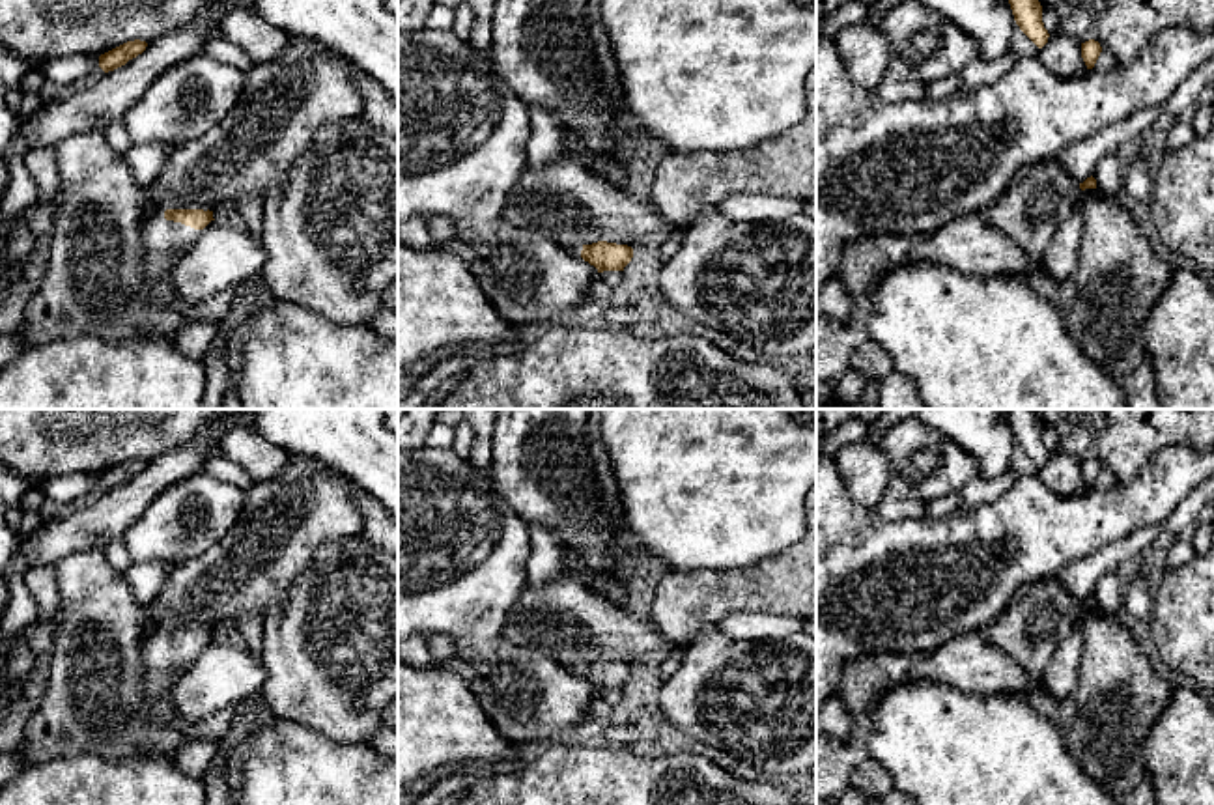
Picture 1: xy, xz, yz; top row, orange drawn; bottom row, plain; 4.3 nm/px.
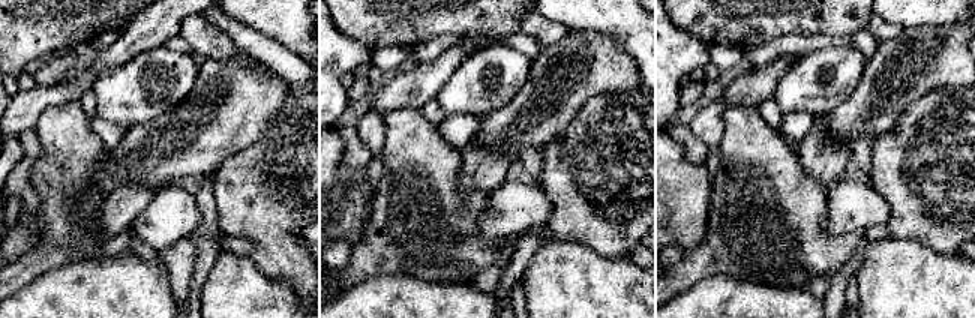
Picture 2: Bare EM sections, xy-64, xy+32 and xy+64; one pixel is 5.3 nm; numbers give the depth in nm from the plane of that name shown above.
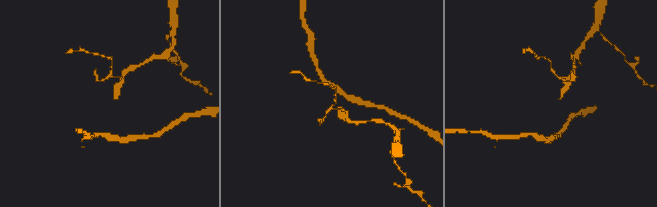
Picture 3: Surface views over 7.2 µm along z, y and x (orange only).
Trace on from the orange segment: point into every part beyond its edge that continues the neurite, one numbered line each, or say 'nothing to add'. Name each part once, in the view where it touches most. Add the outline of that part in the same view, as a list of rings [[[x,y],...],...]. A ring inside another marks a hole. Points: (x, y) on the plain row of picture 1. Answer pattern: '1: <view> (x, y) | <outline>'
1: xy (165, 660) | [[[191,613],[187,616],[172,616],[164,620],[164,628],[149,633],[142,648],[144,663],[144,684],[149,693],[159,695],[170,689],[179,676],[189,669],[189,665],[202,654],[204,648],[194,648],[181,641],[166,639],[166,628],[204,628],[207,622],[200,613]]]

